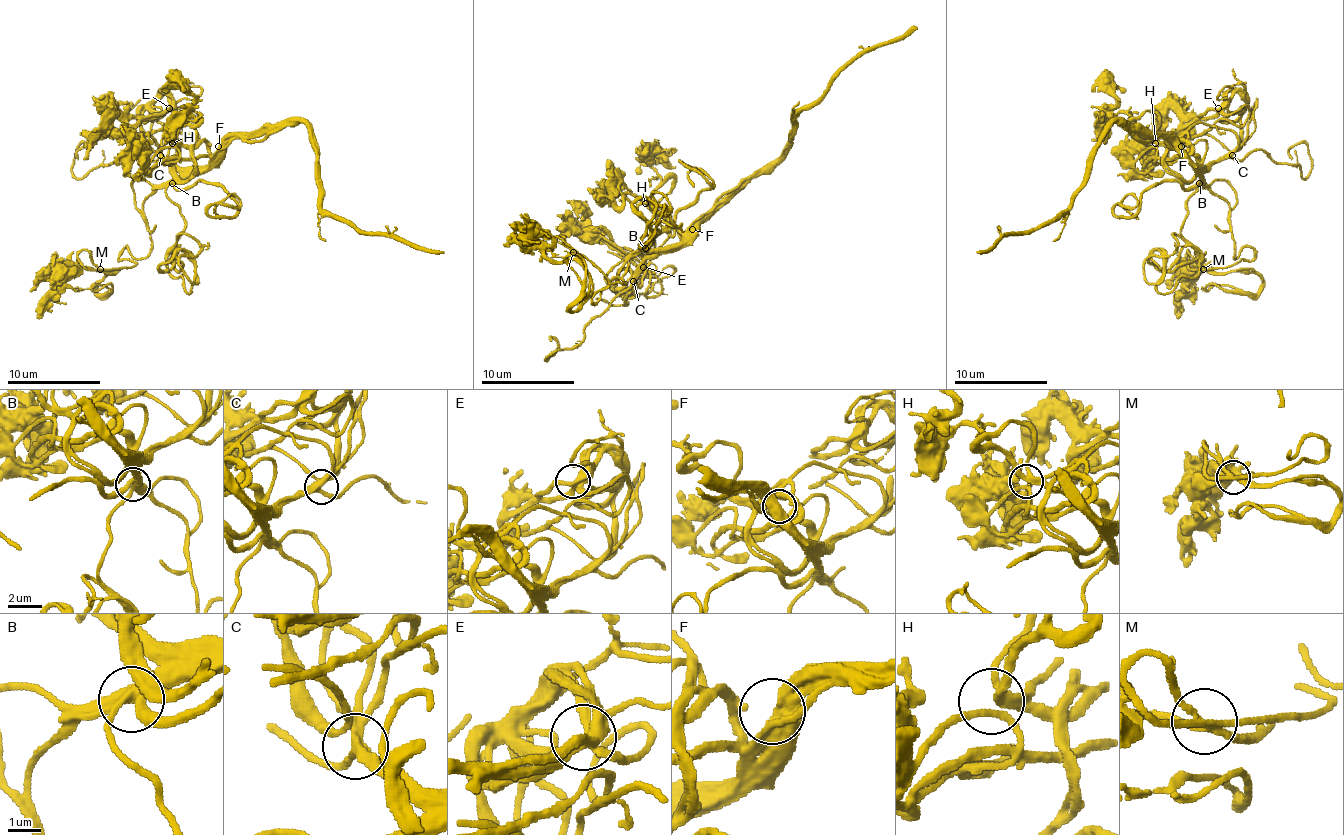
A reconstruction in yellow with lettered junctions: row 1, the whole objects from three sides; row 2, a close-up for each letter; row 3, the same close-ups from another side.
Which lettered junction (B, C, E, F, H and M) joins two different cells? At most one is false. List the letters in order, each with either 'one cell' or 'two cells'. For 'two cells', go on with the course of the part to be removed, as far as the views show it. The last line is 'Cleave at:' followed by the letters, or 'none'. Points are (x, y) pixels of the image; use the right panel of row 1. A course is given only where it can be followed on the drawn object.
B: one cell
C: one cell
E: one cell
F: one cell
H: one cell
M: one cell
Cleave at: none

